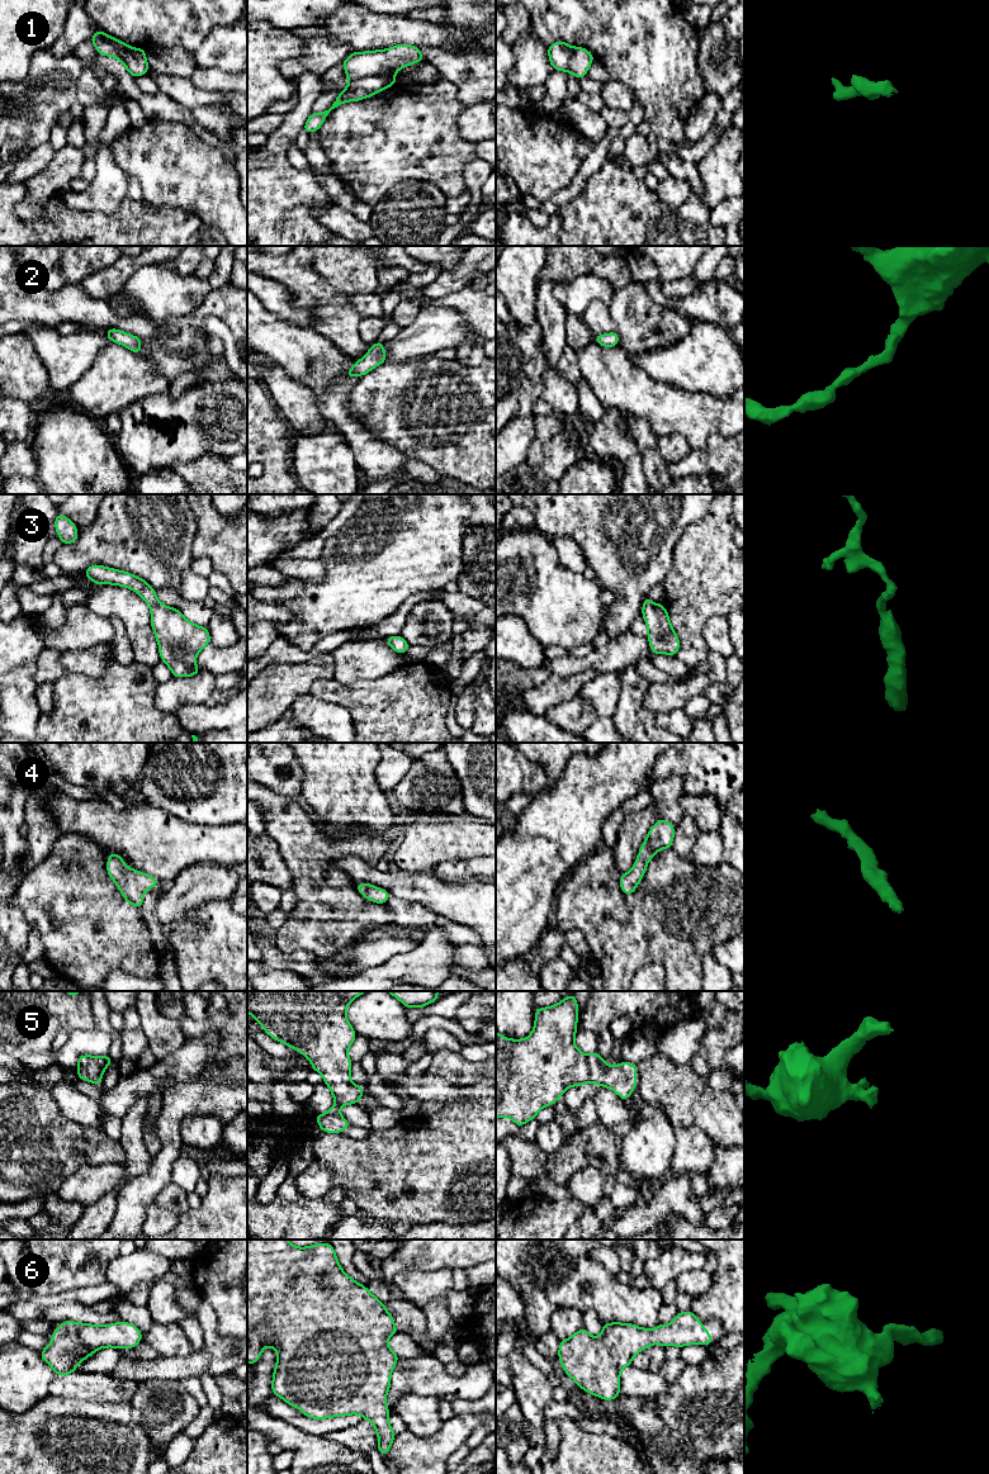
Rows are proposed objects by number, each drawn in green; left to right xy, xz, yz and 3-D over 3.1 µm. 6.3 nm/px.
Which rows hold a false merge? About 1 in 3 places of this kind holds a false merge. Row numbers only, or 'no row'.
1

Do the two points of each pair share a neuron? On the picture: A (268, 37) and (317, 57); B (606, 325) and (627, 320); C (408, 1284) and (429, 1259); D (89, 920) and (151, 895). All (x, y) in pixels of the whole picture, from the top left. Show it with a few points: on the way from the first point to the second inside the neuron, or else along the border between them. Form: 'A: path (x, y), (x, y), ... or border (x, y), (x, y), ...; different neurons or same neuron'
A: border (306, 51), (301, 57); different neurons
B: border (607, 307), (609, 316), (616, 325), (616, 330); different neurons
C: border (450, 1269), (402, 1270), (392, 1280); different neurons
D: border (140, 910), (147, 925); different neurons

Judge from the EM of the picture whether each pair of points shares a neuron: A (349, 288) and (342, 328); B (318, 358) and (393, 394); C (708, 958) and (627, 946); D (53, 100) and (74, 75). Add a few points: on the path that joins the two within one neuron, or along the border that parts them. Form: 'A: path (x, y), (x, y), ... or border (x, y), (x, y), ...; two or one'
A: border (323, 278), (335, 289), (350, 298); two
B: border (360, 377), (351, 392), (351, 402), (349, 404); two
C: border (710, 952), (703, 956), (701, 977); two
D: path (55, 94), (67, 81); one

